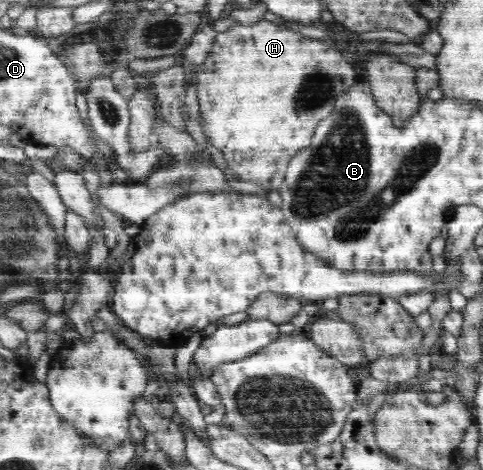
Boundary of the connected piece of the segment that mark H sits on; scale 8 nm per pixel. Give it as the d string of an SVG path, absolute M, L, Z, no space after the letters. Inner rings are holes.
M265 19L253 23L252 26L236 24L234 27L230 27L230 29L217 34L210 56L204 61L204 65L200 65L200 69L196 68L196 71L198 74L198 77L196 77L196 87L198 87L198 99L200 99L200 115L202 115L204 123L206 123L206 135L208 135L208 139L224 153L224 157L228 161L228 167L240 177L240 180L251 181L257 186L268 189L267 192L280 190L290 159L298 151L302 151L302 147L310 145L310 139L312 139L318 123L322 119L326 119L334 111L334 101L336 101L334 95L338 95L338 91L343 92L342 89L347 90L357 82L354 67L346 61L342 53L336 50L336 48L332 48L332 46L328 46L325 42L313 39L308 35L290 30L288 27L274 24Z

